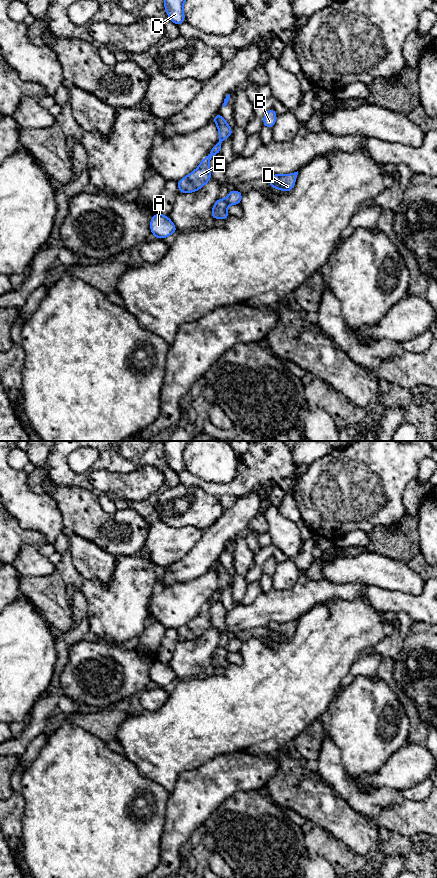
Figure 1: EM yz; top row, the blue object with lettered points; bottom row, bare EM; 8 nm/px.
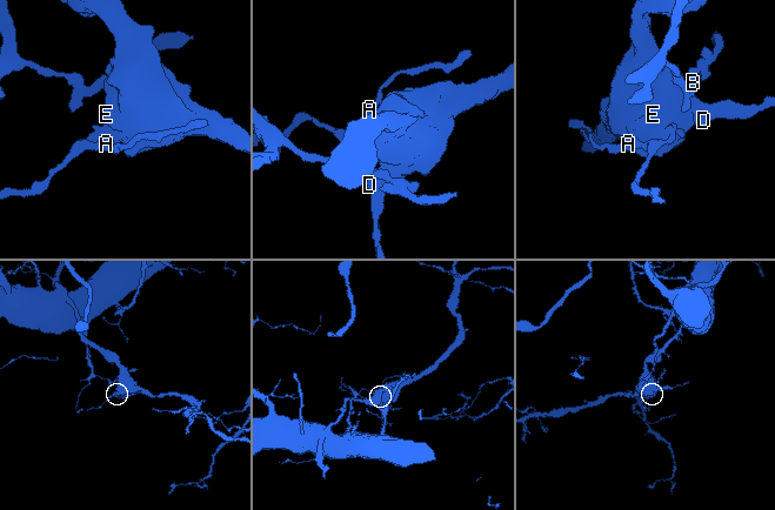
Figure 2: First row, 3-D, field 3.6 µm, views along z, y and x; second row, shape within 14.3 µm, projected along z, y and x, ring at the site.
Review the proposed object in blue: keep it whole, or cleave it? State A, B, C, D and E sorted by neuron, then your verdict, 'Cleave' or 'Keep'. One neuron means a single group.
Groups: A B / C D E. Cleave

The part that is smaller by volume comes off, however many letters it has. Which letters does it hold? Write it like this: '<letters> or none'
C, D, E

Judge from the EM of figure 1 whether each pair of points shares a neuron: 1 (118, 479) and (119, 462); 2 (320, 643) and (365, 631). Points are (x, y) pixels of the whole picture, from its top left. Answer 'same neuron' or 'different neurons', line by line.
1: different neurons
2: same neuron

